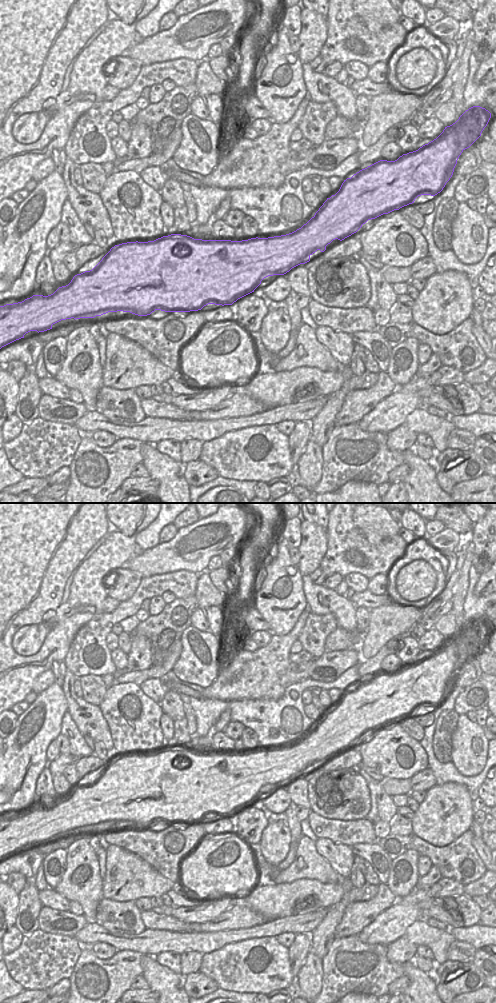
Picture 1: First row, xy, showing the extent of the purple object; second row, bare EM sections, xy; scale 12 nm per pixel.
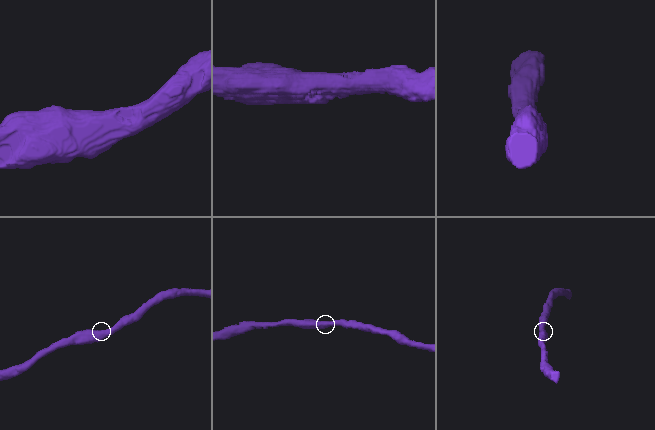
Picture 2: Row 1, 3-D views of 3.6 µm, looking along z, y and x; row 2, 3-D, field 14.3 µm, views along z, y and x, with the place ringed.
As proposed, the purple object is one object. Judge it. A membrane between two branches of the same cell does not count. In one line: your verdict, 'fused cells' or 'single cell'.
single cell

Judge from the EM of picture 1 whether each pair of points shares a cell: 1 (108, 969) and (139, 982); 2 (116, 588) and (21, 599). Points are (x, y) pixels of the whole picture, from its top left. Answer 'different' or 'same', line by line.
1: different
2: different

